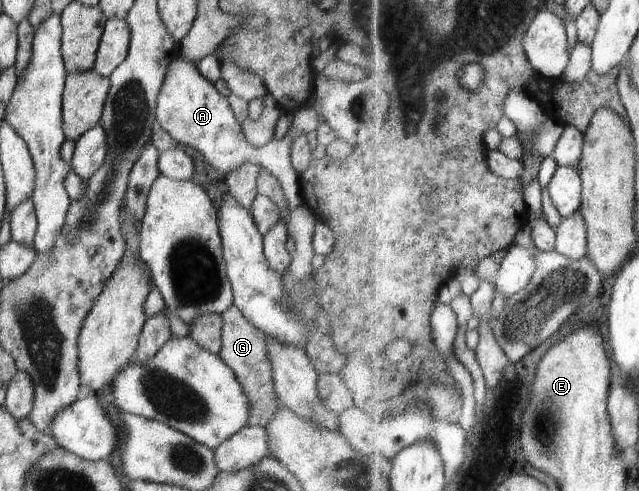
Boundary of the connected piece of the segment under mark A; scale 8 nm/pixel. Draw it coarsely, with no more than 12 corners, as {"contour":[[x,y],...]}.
{"contour":[[177,52],[154,118],[221,174],[247,162],[279,180],[304,205],[289,150],[321,120],[294,113],[281,140],[255,148],[228,99]]}

